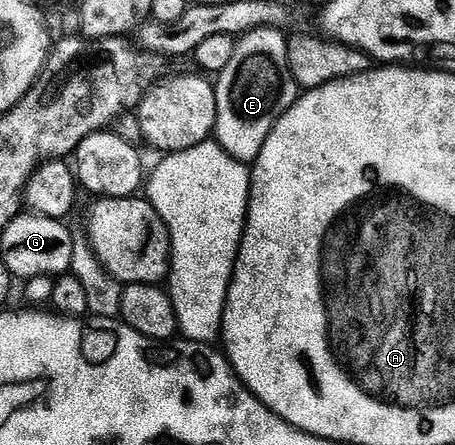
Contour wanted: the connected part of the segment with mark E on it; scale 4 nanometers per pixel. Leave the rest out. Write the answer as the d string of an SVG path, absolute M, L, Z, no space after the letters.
M259 29L236 39L235 56L215 78L217 129L215 141L235 160L257 161L267 136L299 97L299 87L289 67L289 46L280 29Z

